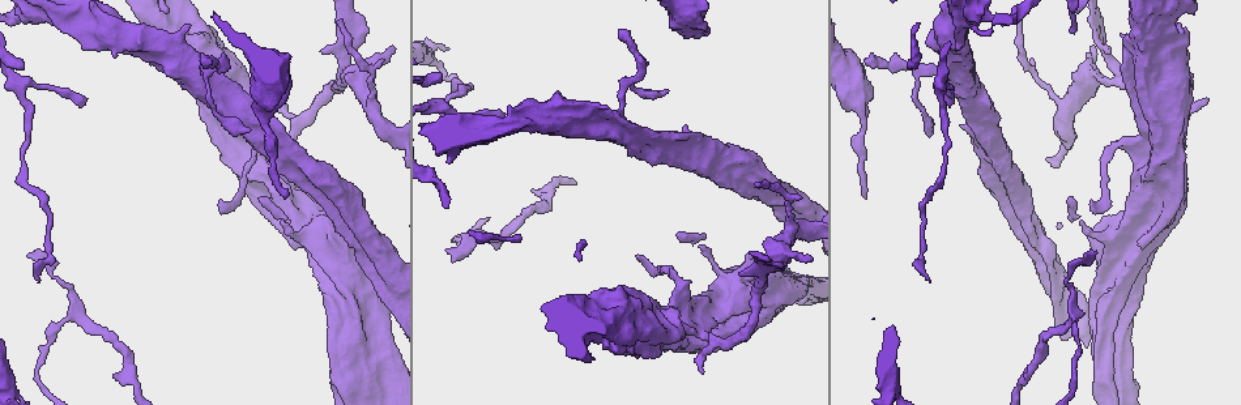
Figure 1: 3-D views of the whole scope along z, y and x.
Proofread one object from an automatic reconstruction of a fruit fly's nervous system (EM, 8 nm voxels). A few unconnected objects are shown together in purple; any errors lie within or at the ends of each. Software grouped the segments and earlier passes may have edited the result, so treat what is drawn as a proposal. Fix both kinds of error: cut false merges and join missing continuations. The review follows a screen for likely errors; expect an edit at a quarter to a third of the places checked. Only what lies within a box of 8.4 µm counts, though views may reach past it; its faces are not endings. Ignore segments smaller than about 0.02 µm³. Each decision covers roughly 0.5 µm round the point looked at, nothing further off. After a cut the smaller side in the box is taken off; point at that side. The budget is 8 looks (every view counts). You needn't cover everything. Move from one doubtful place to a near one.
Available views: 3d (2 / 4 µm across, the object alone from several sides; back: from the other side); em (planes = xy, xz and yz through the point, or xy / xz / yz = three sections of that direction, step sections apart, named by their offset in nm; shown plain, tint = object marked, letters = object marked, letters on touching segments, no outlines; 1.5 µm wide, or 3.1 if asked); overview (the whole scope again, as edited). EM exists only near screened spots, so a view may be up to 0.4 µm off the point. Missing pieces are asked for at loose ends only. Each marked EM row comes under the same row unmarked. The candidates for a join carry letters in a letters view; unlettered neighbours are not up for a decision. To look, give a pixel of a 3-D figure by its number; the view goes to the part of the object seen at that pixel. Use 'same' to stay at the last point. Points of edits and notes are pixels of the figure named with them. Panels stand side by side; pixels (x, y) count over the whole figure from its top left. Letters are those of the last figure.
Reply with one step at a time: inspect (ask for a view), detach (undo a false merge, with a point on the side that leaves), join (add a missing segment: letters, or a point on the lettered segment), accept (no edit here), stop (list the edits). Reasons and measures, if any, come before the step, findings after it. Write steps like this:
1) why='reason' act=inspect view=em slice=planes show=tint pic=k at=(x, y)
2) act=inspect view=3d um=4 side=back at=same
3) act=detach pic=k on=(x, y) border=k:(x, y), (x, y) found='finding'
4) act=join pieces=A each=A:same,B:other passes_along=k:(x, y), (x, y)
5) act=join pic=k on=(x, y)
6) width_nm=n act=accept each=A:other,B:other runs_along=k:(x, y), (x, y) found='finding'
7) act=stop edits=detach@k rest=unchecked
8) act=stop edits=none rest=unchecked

why='an open end' act=inspect view=em slice=yz step=8 show=letters pic=1 at=(285, 195)

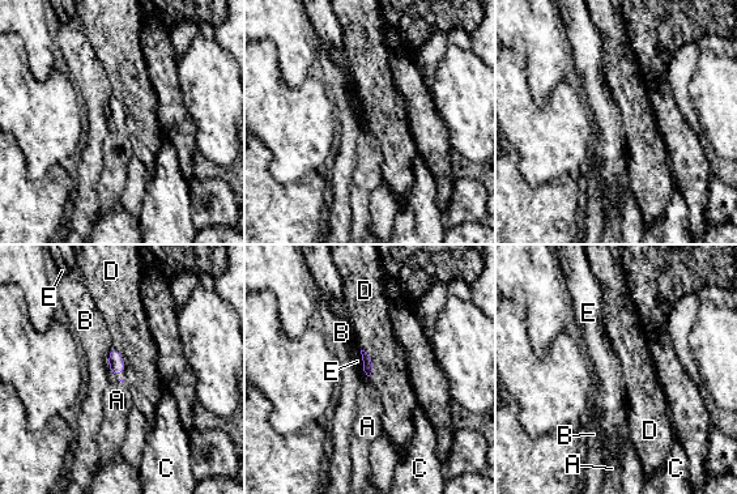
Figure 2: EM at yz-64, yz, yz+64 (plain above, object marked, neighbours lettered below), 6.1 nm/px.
act=join pieces=A each=A:same,B:other,C:other,D:other,E:other passes_along=2:(116, 365), (114, 374), (116, 400) found='it goes on there'

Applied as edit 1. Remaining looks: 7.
act=inspect view=overview

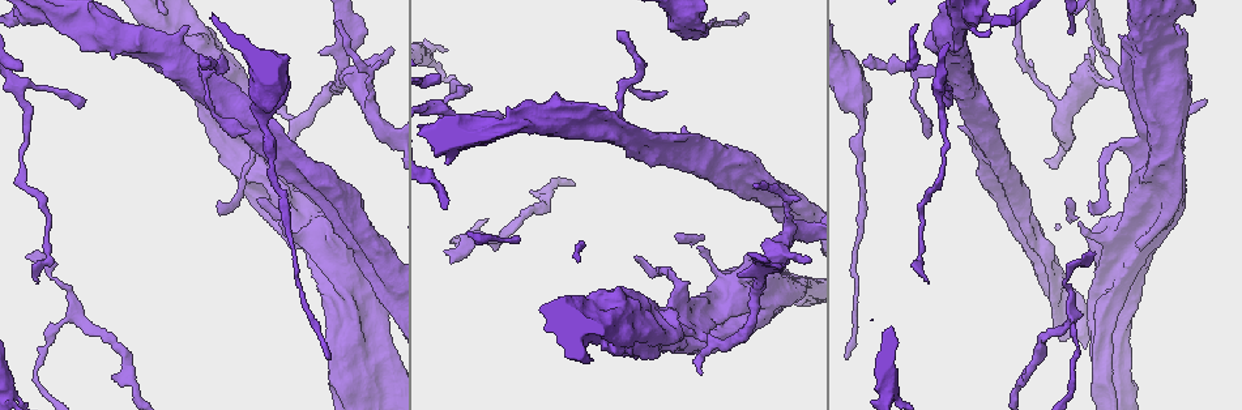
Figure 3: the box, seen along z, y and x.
why='three-way junction' act=inspect view=em slice=planes show=tint pic=3 at=(335, 82)

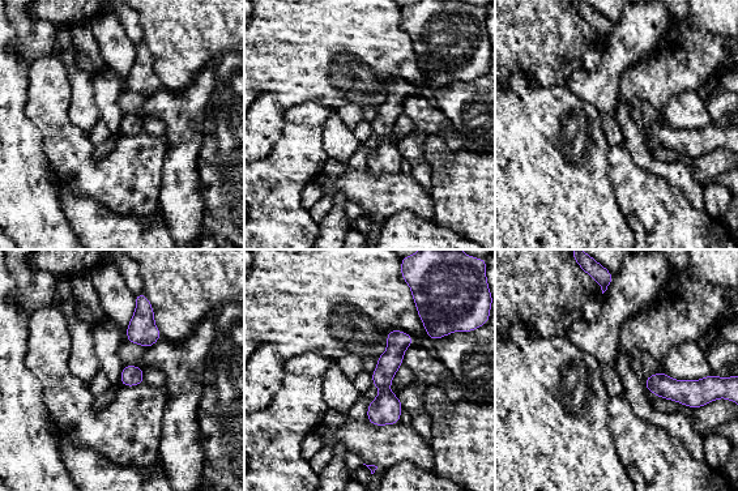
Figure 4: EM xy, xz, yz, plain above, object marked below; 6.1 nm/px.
why='see the neighbours' act=inspect view=em slice=planes show=letters at=same

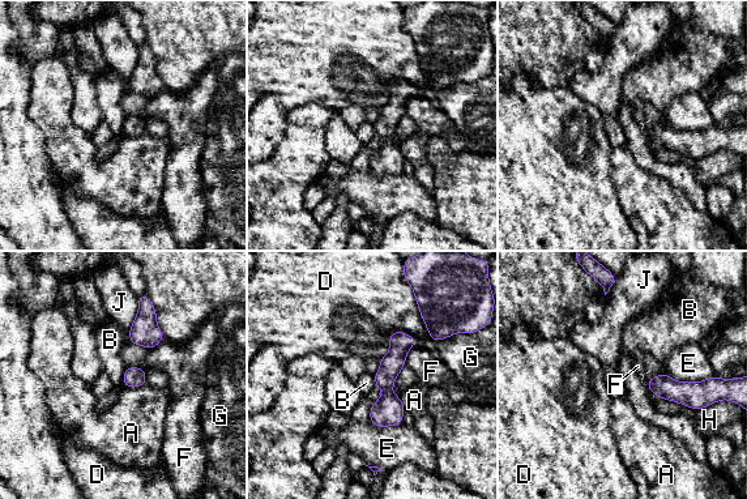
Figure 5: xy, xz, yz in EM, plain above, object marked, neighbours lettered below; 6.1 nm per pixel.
width_nm=30 act=accept each=A:other,B:other,D:other,E:other,F:other,G:other,H:other,J:other border=5:(127, 367), (122, 383) found='one neuron here'

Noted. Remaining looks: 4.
why='an open end' act=inspect view=3d um=2 pic=3 at=(700, 373)

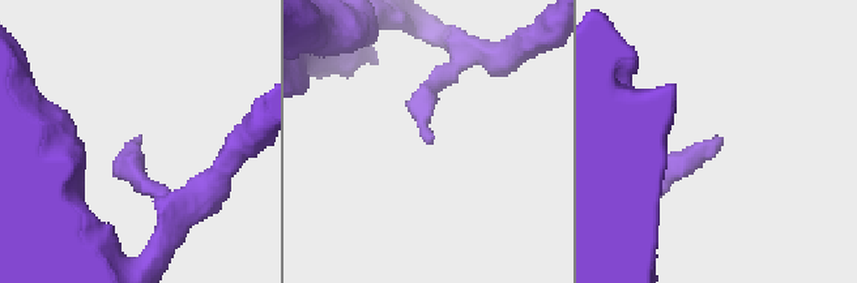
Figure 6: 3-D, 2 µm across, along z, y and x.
why='need the tissue' act=inspect view=em slice=planes show=tint pic=6 at=(432, 142)

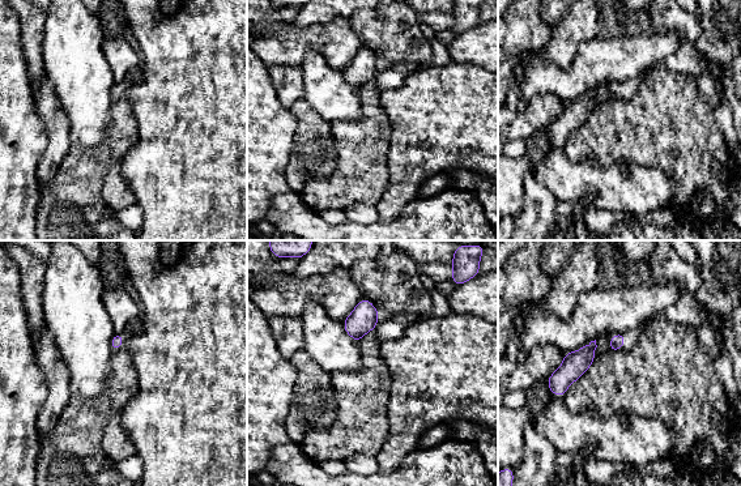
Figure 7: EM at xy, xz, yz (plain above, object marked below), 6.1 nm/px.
why='see the neighbours' act=inspect view=em slice=planes show=letters at=same

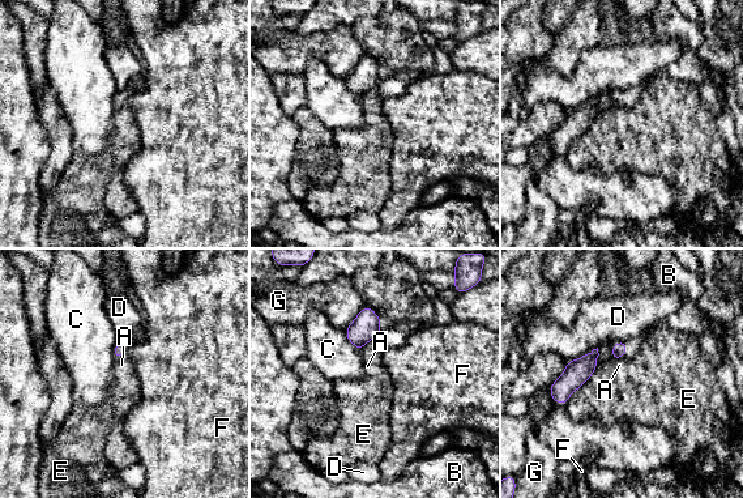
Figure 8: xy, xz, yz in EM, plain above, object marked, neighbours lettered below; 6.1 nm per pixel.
act=accept each=A:other,B:other,C:other,D:other,E:other,F:other,G:other border=8:(626, 341), (627, 350), (623, 357) found='none of them fits'

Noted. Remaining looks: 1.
act=stop edits=join@2 rest=unchecked

